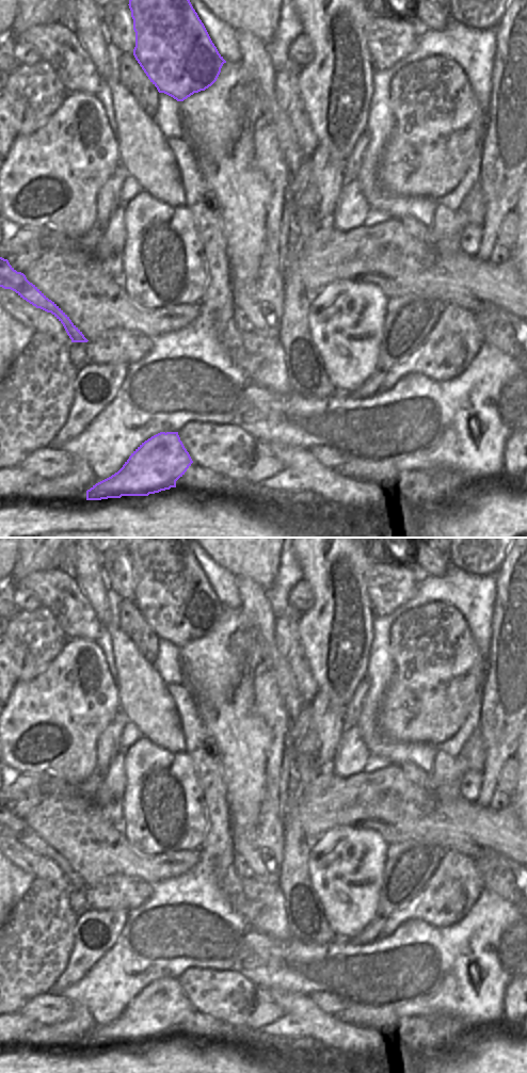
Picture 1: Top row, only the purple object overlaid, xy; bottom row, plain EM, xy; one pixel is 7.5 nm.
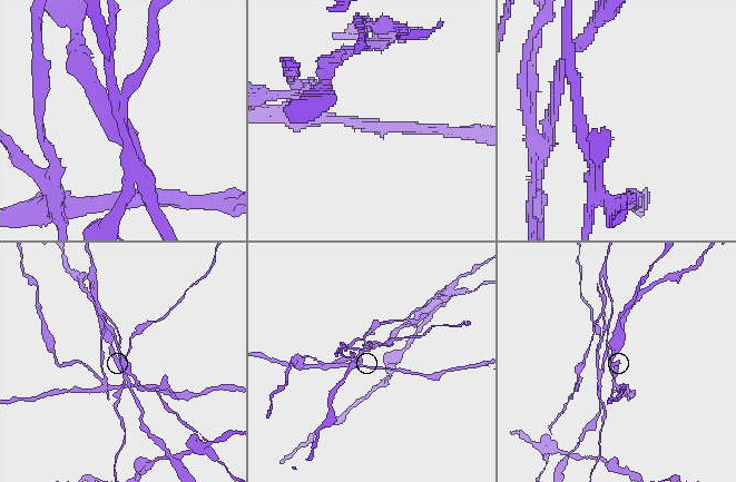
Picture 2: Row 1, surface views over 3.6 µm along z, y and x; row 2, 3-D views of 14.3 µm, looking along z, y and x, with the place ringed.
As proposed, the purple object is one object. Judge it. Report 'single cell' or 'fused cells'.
fused cells

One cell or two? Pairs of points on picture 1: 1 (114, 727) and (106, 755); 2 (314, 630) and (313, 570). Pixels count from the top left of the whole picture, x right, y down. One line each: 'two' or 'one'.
1: one
2: one

